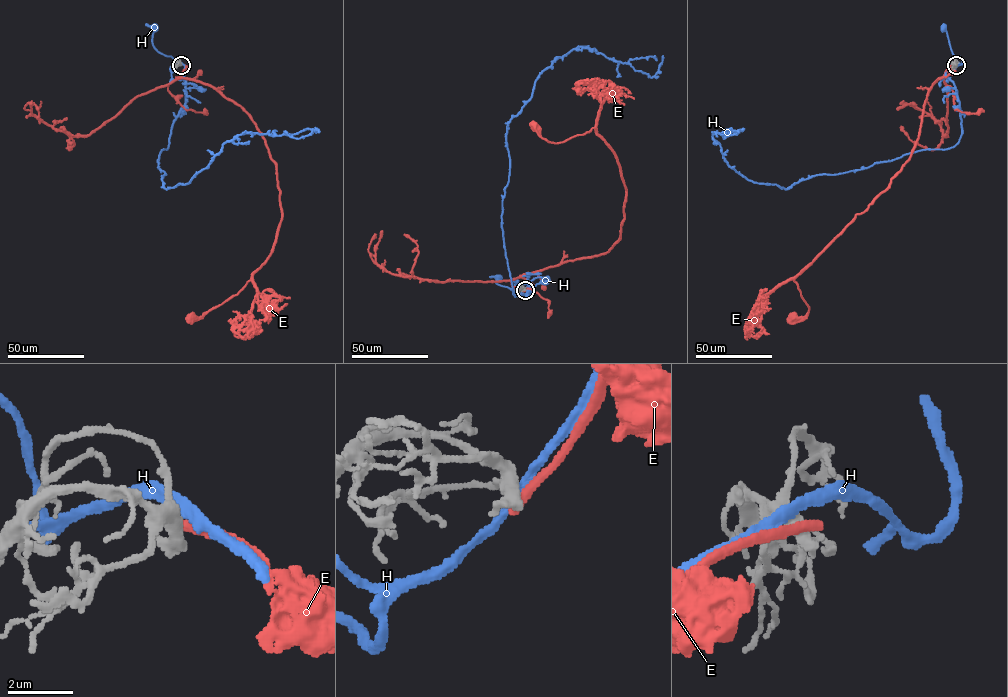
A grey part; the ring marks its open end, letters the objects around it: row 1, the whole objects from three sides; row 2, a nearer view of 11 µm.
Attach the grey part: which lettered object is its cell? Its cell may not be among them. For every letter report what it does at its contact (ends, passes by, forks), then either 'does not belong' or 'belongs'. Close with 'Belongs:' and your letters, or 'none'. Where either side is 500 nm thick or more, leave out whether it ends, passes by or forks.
E: does not belong
H: it passes by; does not belong
Belongs: none

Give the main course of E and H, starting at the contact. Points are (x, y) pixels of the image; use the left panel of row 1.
E: (181, 64), (179, 77), (214, 87), (255, 124), (275, 164), (282, 213), (273, 251), (245, 285), (190, 317)
H: (181, 63), (175, 64), (171, 56), (161, 53), (154, 46), (154, 27)

